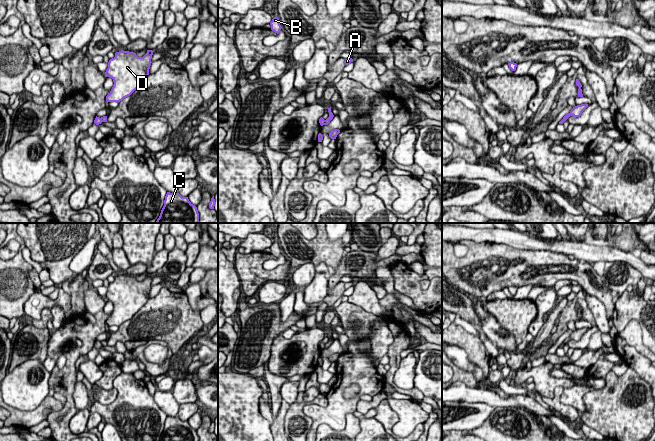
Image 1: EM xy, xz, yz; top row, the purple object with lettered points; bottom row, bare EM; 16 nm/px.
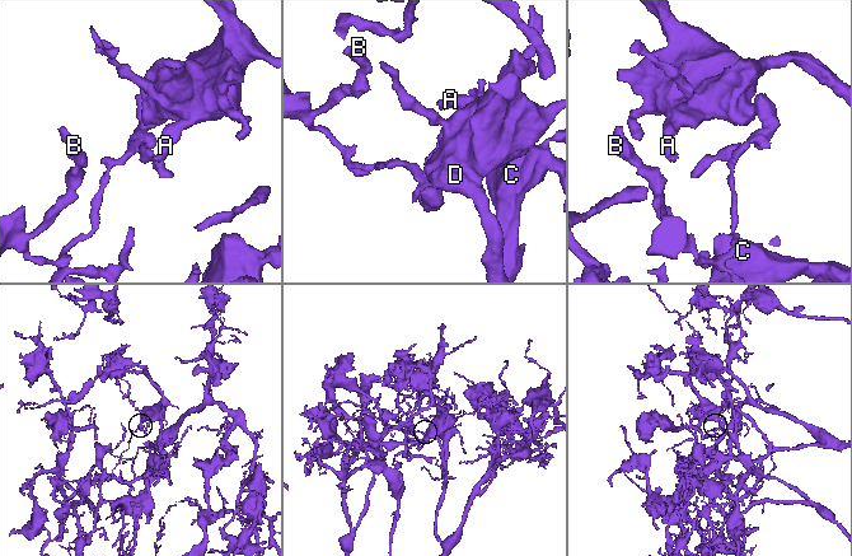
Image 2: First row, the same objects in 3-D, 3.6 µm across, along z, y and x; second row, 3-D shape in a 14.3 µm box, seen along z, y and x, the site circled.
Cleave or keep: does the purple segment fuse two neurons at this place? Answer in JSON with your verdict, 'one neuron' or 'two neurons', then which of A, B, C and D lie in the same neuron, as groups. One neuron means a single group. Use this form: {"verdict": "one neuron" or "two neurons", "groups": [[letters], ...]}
{"verdict": "two neurons", "groups": [["A", "C", "D"], ["B"]]}

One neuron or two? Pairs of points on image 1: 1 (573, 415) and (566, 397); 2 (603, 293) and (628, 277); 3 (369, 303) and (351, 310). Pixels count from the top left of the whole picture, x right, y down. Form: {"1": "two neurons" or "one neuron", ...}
{"1": "two neurons", "2": "two neurons", "3": "two neurons"}

